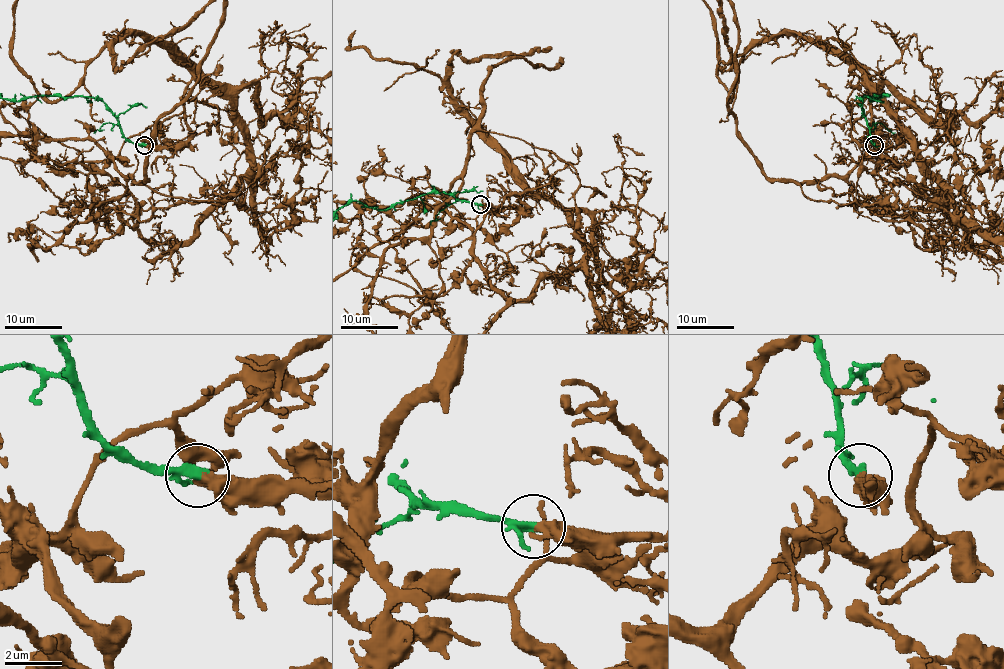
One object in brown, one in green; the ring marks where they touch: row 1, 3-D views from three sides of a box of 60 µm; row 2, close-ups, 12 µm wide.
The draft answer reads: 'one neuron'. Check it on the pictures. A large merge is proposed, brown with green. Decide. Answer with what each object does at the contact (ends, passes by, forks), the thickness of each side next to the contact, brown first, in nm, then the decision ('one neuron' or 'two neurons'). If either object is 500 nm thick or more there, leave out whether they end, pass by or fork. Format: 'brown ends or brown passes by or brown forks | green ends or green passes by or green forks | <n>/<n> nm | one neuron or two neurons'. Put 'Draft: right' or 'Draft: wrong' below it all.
brown ends | green passes by | 440/240 nm | one neuron
Draft: right

